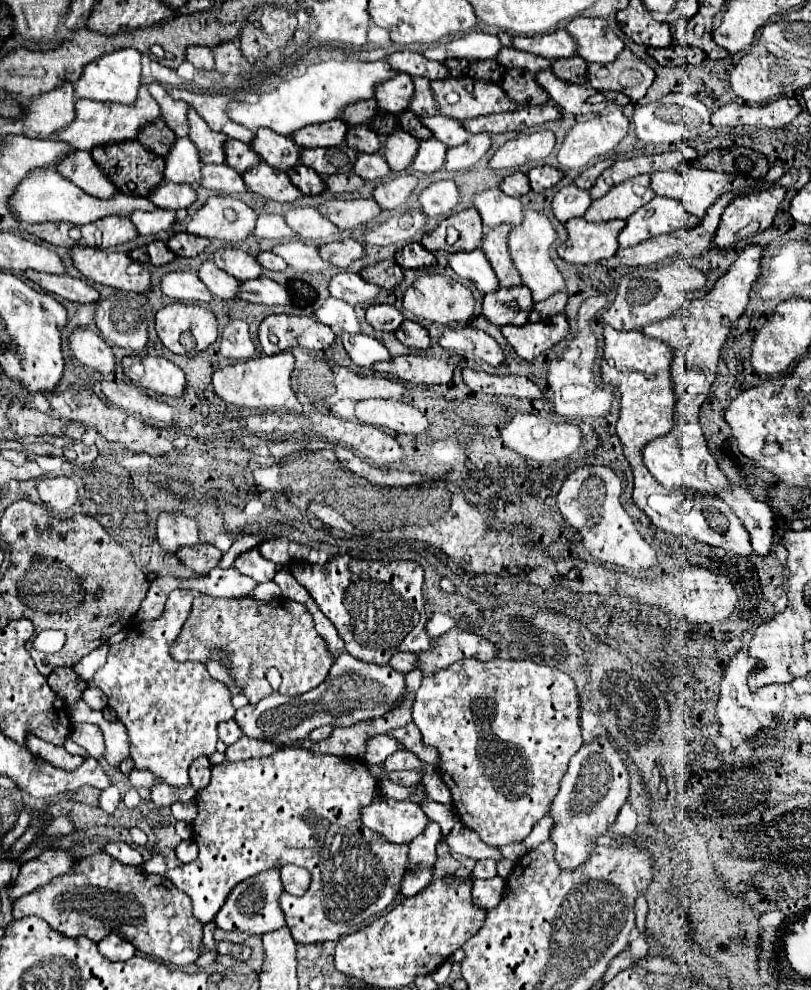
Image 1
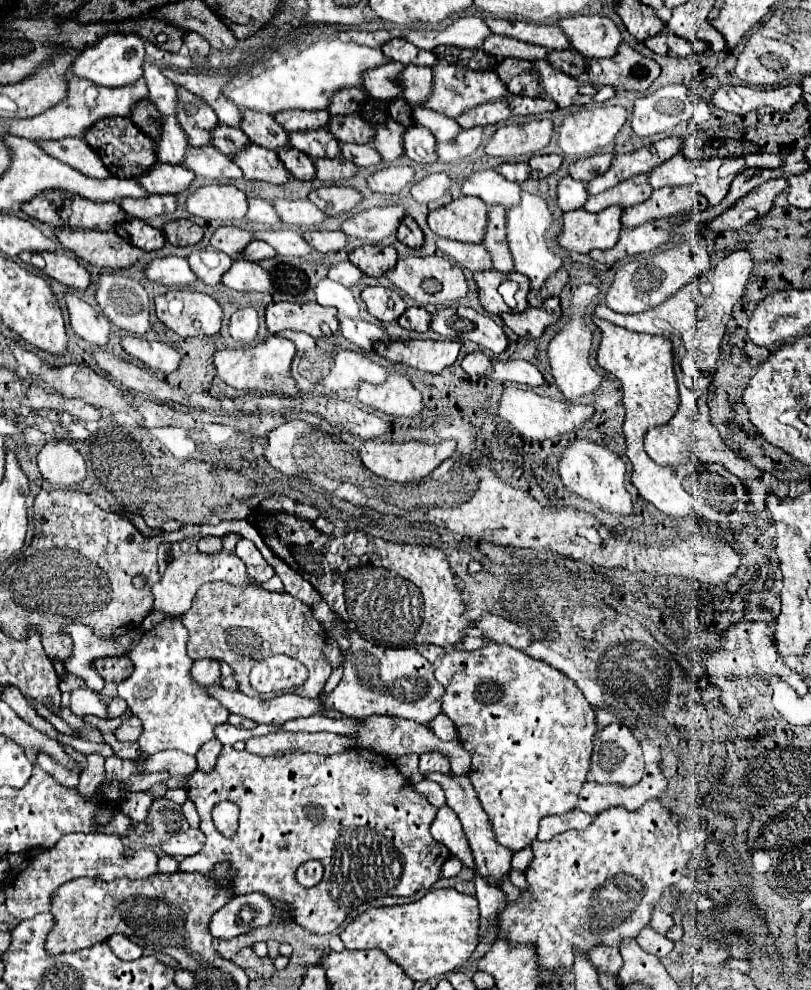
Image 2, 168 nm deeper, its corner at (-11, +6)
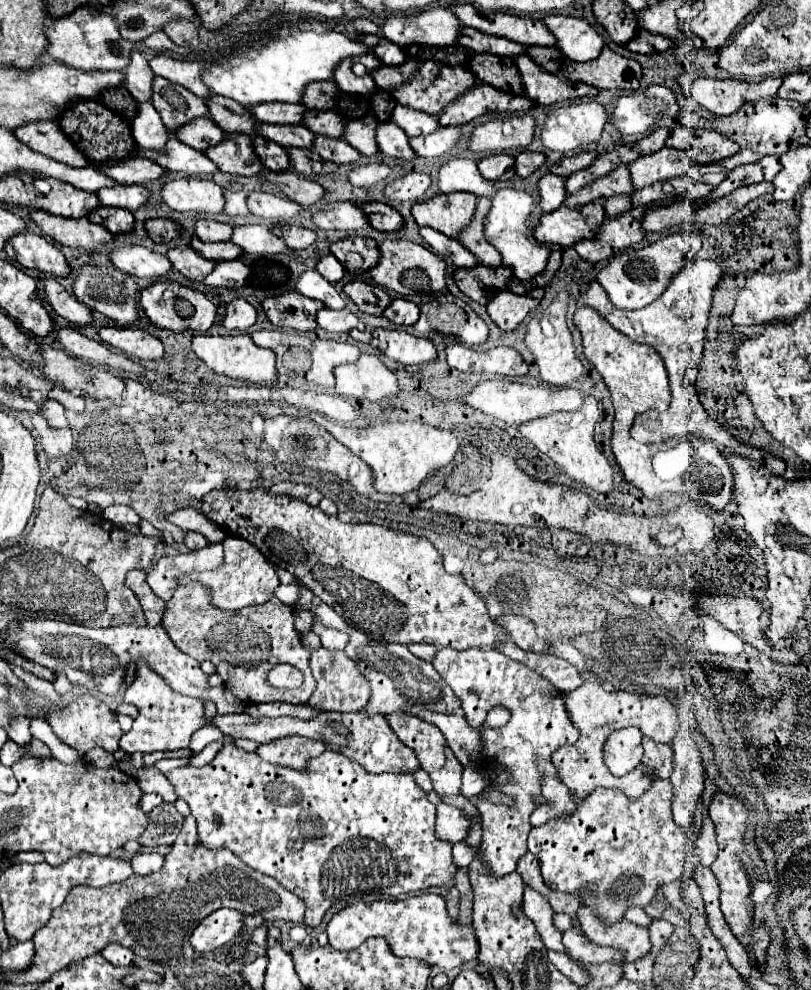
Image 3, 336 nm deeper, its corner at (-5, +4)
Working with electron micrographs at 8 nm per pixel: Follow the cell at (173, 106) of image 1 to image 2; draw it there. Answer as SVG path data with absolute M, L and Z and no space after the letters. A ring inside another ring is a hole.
M145 64L145 80L149 88L149 98L157 106L163 116L177 114L177 86L163 76L163 72L155 64Z

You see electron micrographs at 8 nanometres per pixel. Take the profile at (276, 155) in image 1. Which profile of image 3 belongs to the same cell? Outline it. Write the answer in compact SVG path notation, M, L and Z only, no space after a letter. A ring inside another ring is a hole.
M211 94L211 98L205 98L205 104L209 108L211 120L223 132L243 132L243 134L255 132L257 120L243 106L239 106L239 102Z

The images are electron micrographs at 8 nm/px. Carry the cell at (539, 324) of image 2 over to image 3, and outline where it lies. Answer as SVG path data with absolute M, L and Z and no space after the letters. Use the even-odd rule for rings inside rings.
M505 290L503 294L495 294L495 298L491 298L491 302L487 304L487 314L491 316L491 320L503 330L515 330L523 318L539 306L539 298L535 298L533 294L523 294L517 296L509 290Z

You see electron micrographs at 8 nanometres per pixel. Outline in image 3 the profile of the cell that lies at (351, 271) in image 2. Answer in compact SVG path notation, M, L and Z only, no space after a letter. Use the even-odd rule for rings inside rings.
M323 254L323 256L319 258L319 262L315 264L315 268L317 268L317 272L319 272L323 278L327 278L331 284L339 282L339 280L343 278L343 274L345 274L343 264L339 264L333 254Z

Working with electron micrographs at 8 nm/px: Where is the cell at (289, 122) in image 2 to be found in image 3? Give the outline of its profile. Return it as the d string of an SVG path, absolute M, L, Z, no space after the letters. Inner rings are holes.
M263 102L259 106L247 108L255 120L269 124L301 124L305 106L303 104L283 104L283 102Z

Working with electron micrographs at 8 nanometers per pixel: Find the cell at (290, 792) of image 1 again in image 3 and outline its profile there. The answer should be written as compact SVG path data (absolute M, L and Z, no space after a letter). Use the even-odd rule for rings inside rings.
M225 744L225 748L215 756L213 762L209 762L203 768L193 768L193 766L183 766L183 768L175 768L171 772L165 774L167 780L175 786L175 792L179 798L183 798L189 808L191 814L197 820L197 828L199 828L199 840L205 848L229 848L233 850L247 866L275 878L281 886L285 886L287 890L291 890L295 896L299 896L305 906L305 924L309 928L317 928L321 924L323 914L339 900L349 900L355 896L363 896L363 894L385 894L385 896L399 896L399 894L411 894L411 892L425 892L429 888L439 888L445 886L447 882L453 880L455 872L459 870L453 862L453 854L451 842L441 842L439 838L435 838L435 816L437 816L437 808L435 804L431 804L427 800L427 792L423 792L413 774L369 774L363 766L359 766L357 762L351 762L349 758L345 758L339 752L333 750L325 750L321 756L313 758L307 762L305 770L293 770L287 766L279 766L279 764L269 764L265 760L261 760L257 754L253 752L245 752L233 744Z

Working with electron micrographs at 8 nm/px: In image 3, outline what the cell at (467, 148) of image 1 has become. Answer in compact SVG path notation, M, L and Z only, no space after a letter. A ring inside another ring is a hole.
M459 126L439 128L439 130L435 130L435 134L411 138L409 146L415 150L417 156L435 158L435 156L443 156L449 148L453 148L455 142L459 140L459 136L461 136L461 128Z

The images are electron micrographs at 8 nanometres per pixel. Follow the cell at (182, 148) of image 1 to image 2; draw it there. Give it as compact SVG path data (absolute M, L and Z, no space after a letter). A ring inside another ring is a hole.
M165 116L161 138L157 140L157 160L171 166L181 166L187 156L187 148L189 142L185 138L185 132L181 132L181 126L177 124L177 118Z

